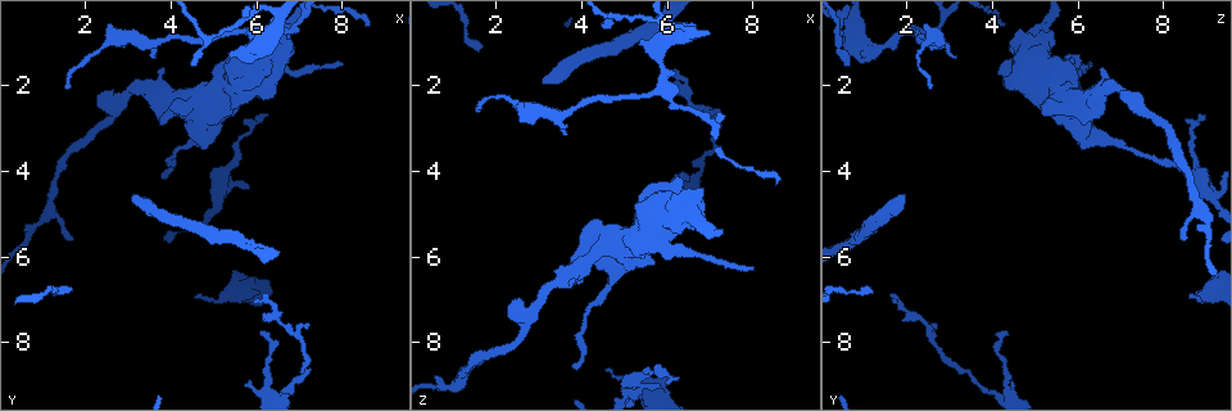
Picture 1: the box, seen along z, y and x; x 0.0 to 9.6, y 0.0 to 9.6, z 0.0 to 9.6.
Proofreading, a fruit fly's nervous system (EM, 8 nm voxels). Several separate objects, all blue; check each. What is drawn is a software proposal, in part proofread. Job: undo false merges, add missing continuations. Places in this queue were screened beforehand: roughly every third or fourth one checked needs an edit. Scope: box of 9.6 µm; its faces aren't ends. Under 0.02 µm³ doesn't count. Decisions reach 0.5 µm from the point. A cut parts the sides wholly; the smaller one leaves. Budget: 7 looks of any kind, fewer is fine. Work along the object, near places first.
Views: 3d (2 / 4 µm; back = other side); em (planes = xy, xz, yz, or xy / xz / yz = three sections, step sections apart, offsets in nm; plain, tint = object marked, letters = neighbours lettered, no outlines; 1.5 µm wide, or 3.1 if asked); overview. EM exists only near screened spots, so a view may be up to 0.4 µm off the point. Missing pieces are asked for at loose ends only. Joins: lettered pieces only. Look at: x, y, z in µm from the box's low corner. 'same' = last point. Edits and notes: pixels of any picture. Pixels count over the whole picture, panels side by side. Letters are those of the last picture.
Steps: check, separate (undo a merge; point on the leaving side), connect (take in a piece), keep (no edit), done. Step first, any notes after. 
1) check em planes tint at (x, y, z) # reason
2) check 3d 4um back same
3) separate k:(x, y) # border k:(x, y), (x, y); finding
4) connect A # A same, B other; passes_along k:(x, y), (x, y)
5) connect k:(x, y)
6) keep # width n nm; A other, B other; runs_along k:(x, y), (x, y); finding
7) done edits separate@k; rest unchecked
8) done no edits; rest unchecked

check em planes letters at (2.45, 2.25, 7.00) # an open end

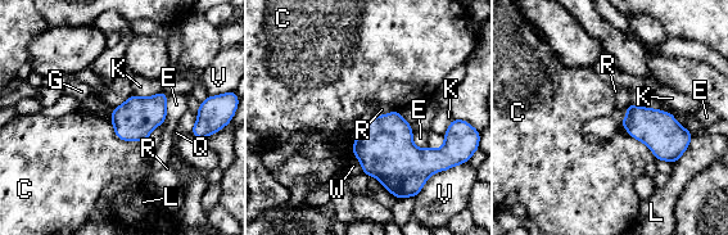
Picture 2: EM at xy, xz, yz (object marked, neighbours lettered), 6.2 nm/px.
keep # C other, E other, G other, K other, L other, Q other, R other, V other, W other; border 2:(394, 109), (374, 116); no lettered piece goes on from it

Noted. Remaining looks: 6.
check 3d 2um at (4.65, 6.95, 8.65) # long arm stops here

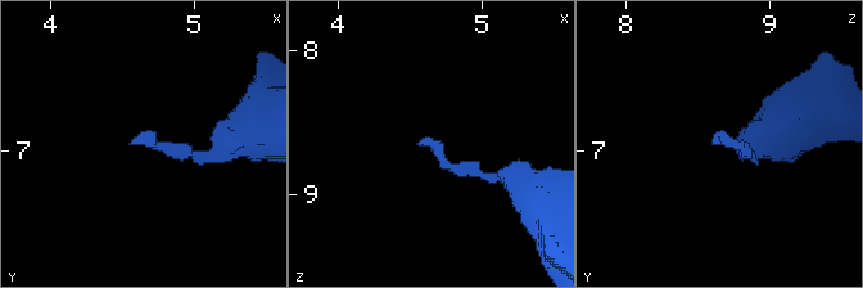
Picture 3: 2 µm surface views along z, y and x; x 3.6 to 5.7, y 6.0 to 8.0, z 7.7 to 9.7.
check em planes letters at (4.58, 6.94, 8.60) # now the EM

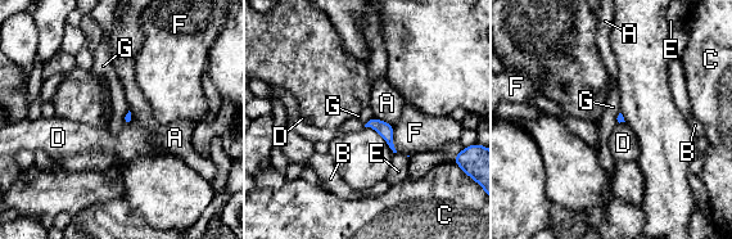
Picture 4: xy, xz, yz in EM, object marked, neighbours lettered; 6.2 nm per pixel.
keep # longest_contact F 180 nm; A other, B other, C other, D other, E other, F other, G other; no lettered piece goes on from it

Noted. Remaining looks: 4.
check 3d 4um at (5.90, 7.00, 1.70) # branch stops here

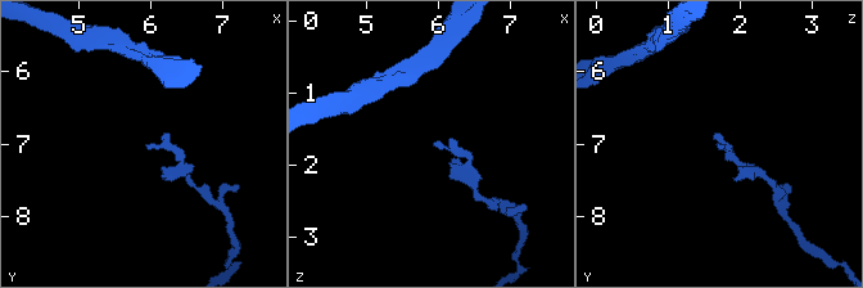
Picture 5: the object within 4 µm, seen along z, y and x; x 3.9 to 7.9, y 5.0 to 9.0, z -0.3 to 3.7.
check em xz step 4 letters at (5.95, 7.05, 1.70)

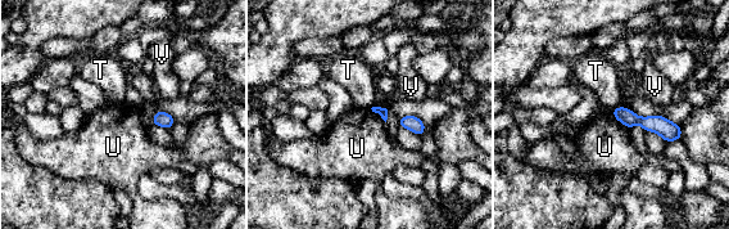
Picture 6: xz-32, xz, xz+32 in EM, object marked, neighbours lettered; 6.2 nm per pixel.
keep # longest_contact U 140 nm; T other, U other, V other; runs_along 6:(615, 113), (660, 124), (678, 135); no lettered piece goes on from it

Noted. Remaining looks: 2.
done no edits; rest unchecked

